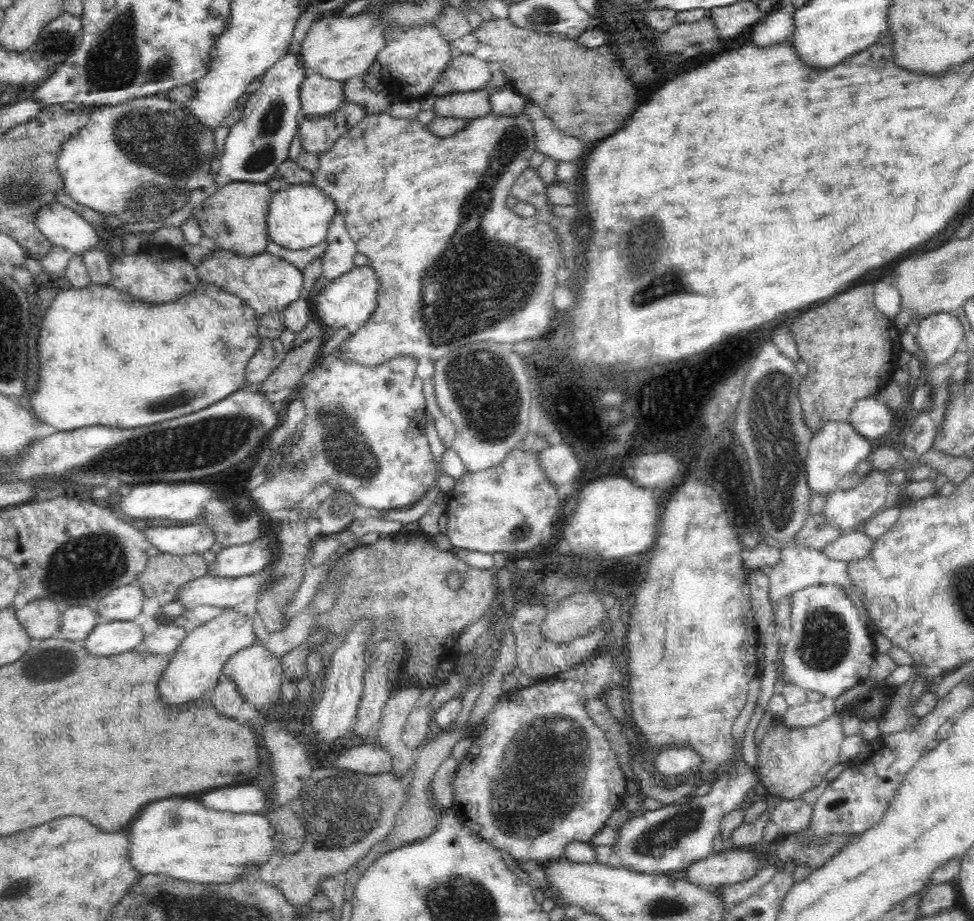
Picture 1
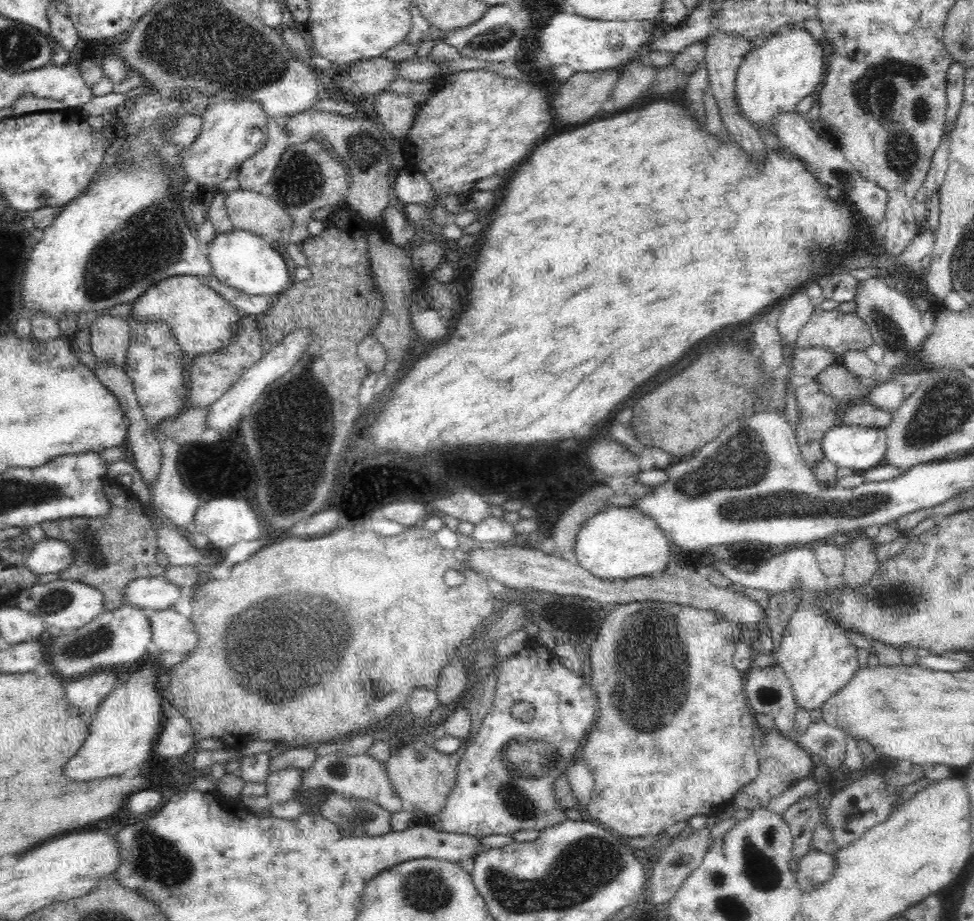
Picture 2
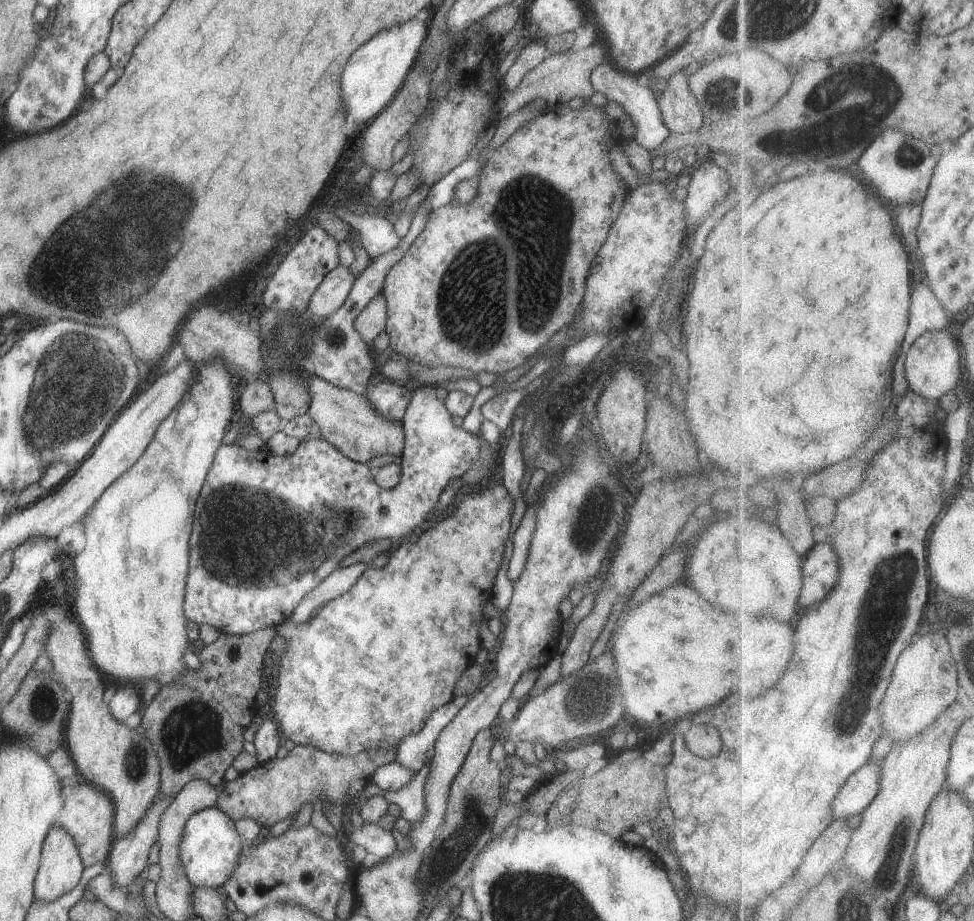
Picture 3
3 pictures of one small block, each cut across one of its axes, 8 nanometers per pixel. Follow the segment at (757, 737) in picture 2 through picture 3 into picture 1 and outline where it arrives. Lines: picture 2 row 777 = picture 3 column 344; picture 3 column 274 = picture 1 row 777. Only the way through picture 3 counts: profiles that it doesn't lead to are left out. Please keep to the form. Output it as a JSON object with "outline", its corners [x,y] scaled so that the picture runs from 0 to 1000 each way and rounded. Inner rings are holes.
{"outline":[[[856,773],[848,782],[828,790],[811,790],[801,779],[792,780],[791,788],[778,806],[777,838],[789,863],[804,869],[821,868],[825,860],[840,853],[847,840],[862,823],[862,808],[869,797],[864,794],[862,775]]]}

